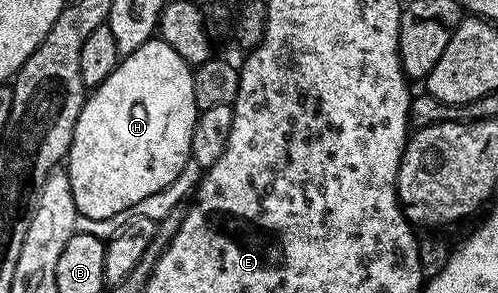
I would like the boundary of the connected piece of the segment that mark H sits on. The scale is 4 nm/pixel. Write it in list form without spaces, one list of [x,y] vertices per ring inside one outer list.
[[[159,37],[148,39],[135,53],[124,56],[98,87],[88,92],[75,121],[67,170],[78,216],[109,218],[130,209],[145,197],[167,189],[191,163],[191,133],[198,117],[193,67]]]

